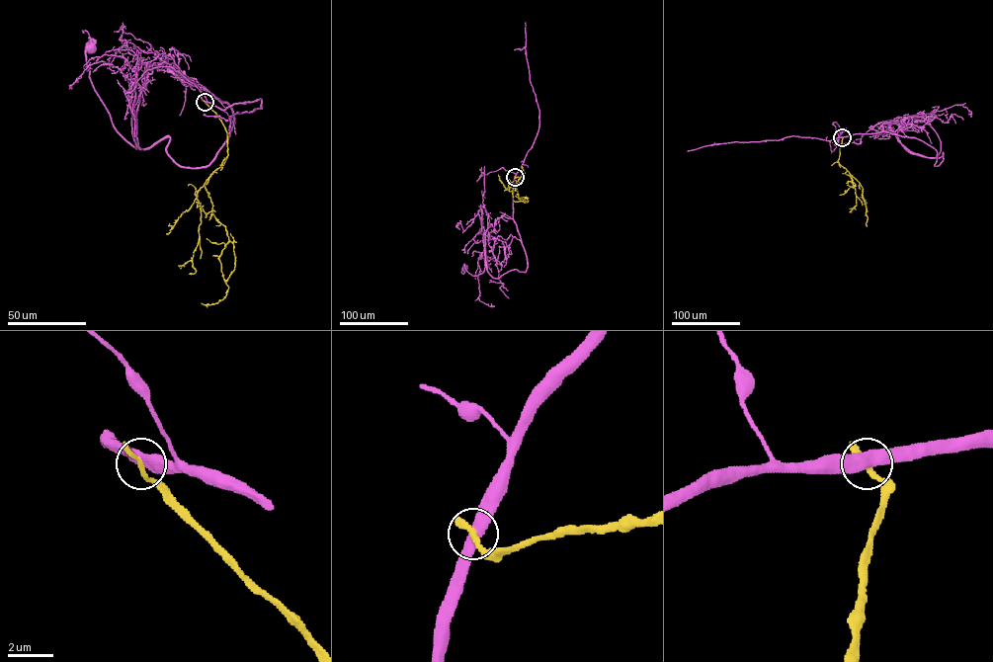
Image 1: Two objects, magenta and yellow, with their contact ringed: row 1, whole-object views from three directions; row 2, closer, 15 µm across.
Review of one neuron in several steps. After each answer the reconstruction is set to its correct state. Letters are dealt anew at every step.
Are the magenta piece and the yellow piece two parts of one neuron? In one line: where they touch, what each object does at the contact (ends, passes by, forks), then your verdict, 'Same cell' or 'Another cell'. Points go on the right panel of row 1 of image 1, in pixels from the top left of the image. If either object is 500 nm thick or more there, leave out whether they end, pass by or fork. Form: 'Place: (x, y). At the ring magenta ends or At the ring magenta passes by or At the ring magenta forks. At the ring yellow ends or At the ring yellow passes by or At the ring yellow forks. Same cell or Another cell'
Place: (842, 137). At the ring magenta passes by. At the ring yellow passes by. Another cell

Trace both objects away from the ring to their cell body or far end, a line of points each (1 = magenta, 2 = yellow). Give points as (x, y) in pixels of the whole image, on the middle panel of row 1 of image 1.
1: (515, 177), (513, 217), (498, 218), (494, 229), (486, 230), (484, 271), (472, 276), (465, 267)
2: (515, 177), (525, 173), (515, 185), (518, 196), (525, 198), (521, 201), (525, 203), (513, 201)

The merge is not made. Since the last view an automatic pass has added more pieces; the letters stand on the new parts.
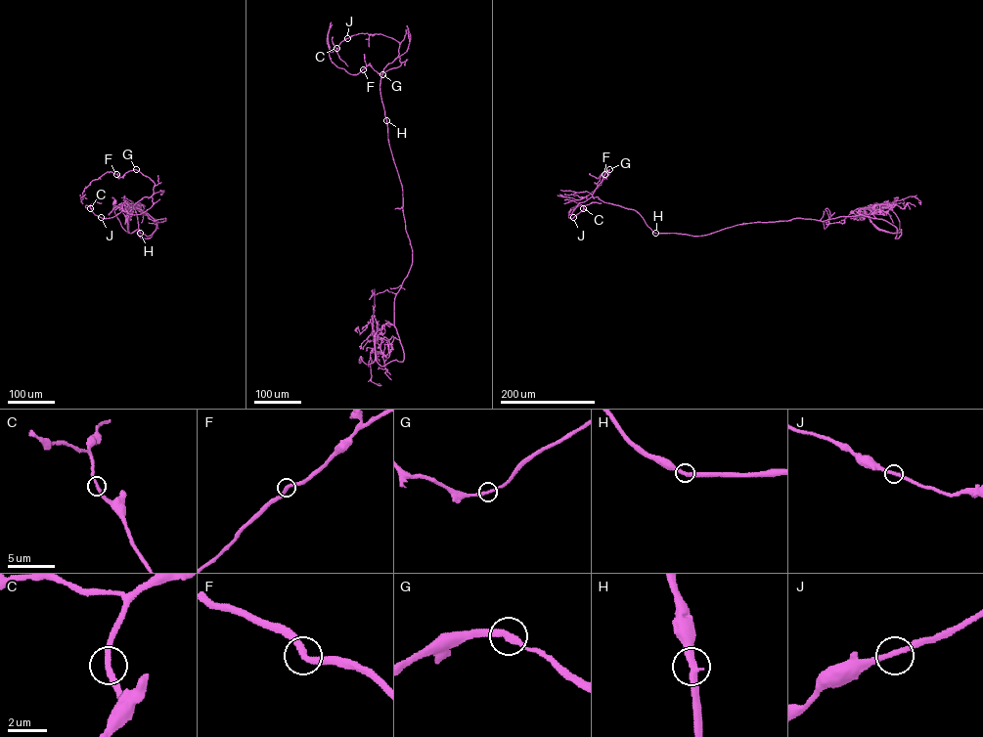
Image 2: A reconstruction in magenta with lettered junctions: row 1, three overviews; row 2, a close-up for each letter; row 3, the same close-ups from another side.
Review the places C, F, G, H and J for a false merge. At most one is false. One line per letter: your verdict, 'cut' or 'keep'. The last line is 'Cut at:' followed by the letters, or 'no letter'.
C: keep
F: keep
G: keep
H: keep
J: keep
Cut at: no letter

